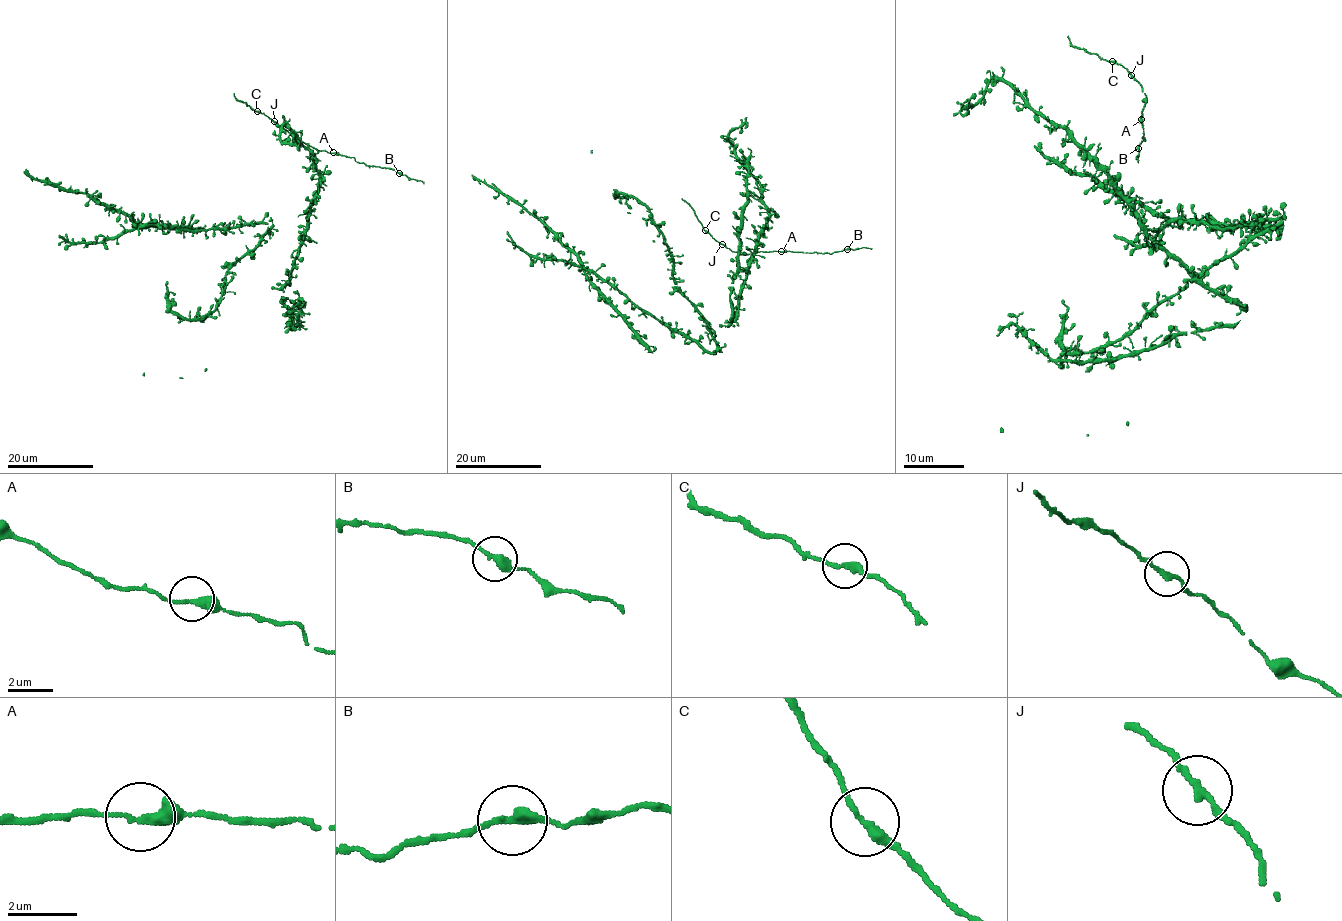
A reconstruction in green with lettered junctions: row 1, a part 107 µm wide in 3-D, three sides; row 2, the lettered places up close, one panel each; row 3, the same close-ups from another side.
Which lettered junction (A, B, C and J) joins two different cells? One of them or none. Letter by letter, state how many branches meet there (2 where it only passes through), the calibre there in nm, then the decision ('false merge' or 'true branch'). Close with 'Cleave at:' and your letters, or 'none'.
A: branches 2; calibre 280 nm; true branch
B: branches 2; calibre 300 nm; true branch
C: branches 2; calibre 260 nm; true branch
J: branches 2; calibre 190 nm; true branch
Cleave at: none

